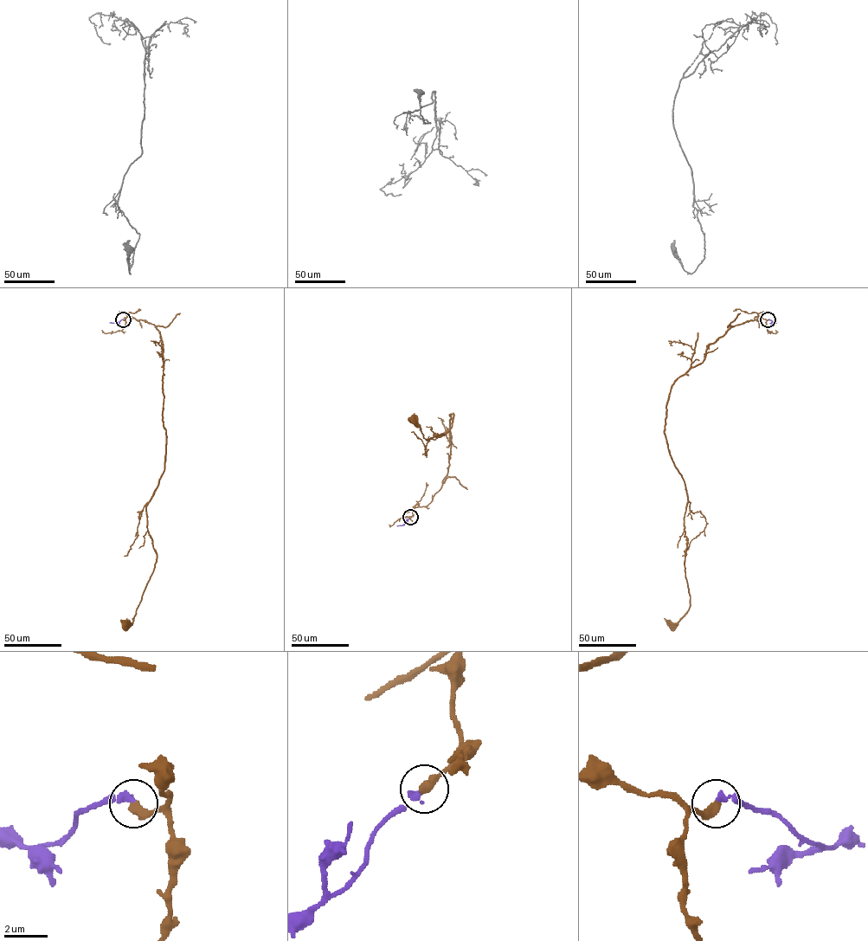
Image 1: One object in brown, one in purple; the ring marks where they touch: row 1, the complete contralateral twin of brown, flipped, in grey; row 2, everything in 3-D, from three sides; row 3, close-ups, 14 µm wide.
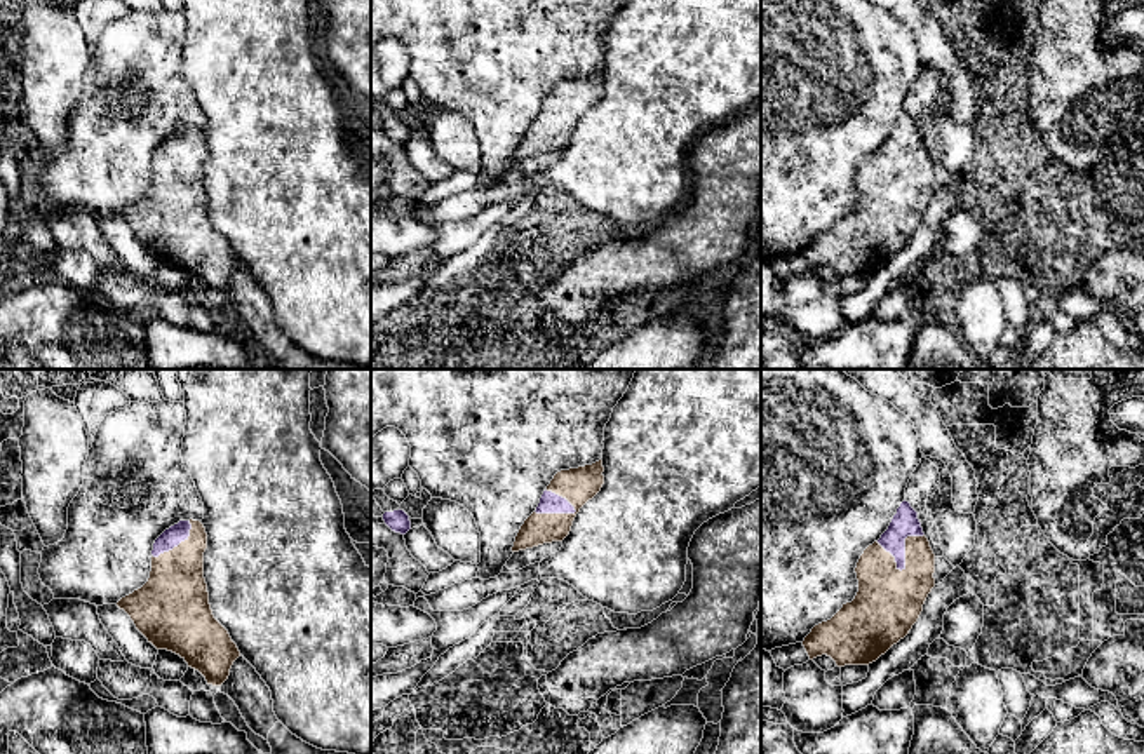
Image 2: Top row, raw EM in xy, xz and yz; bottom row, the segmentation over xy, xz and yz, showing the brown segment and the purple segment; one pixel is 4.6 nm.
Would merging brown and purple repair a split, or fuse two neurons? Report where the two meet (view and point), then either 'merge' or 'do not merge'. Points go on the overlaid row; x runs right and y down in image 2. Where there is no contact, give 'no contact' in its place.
contact yz (906, 561); merge

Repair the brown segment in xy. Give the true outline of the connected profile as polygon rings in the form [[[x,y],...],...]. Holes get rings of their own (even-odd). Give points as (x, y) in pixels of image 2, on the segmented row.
[[[200,521],[171,526],[153,543],[148,582],[117,606],[157,650],[179,655],[207,684],[221,686],[240,651],[212,615],[204,578],[205,549]]]

